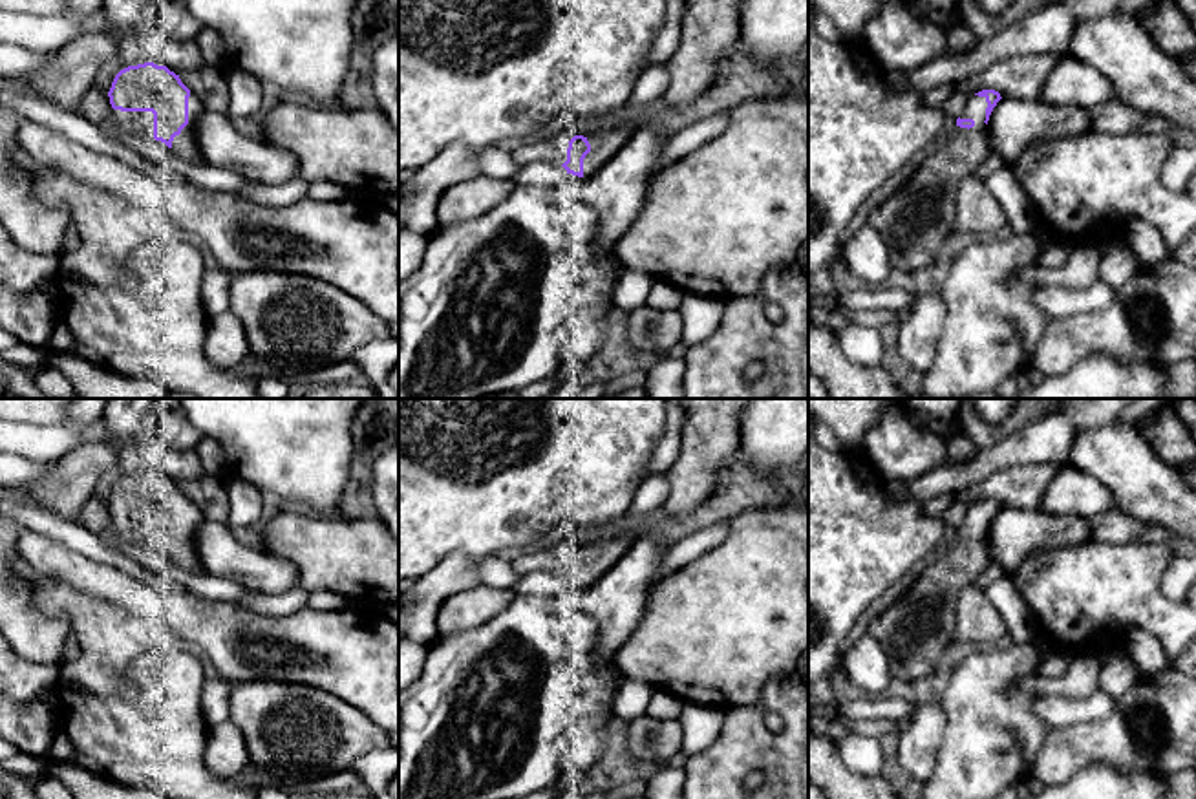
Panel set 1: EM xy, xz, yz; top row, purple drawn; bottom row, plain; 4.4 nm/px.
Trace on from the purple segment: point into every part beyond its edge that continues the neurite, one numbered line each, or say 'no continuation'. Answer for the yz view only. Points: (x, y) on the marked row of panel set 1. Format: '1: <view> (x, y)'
1: yz (915, 222)

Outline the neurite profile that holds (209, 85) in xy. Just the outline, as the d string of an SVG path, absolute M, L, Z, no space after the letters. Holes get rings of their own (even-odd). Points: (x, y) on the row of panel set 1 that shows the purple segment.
M203 64L198 69L179 75L181 82L194 93L205 110L227 113L230 91L225 69Z

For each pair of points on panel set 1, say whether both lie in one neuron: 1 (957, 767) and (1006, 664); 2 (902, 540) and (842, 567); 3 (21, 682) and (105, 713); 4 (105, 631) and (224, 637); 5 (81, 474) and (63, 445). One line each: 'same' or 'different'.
1: same
2: same
3: different
4: different
5: different

